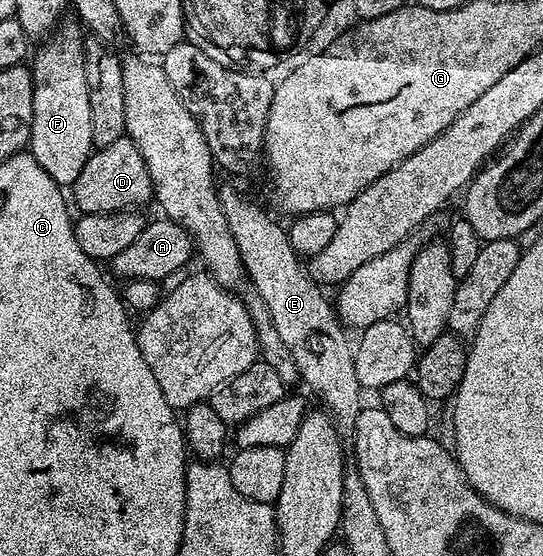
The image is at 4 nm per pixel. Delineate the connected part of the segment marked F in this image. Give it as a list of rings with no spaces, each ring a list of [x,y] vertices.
[[[62,22],[31,55],[33,120],[27,151],[43,165],[47,177],[62,185],[72,185],[77,180],[95,150],[91,137],[91,101],[87,97],[87,76],[83,73],[85,39],[80,22],[72,22]]]

